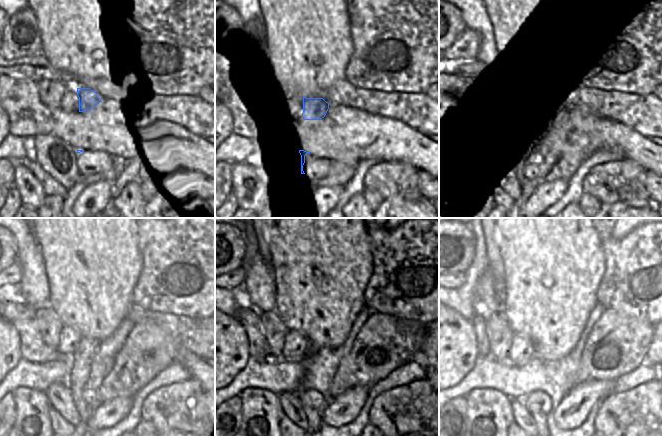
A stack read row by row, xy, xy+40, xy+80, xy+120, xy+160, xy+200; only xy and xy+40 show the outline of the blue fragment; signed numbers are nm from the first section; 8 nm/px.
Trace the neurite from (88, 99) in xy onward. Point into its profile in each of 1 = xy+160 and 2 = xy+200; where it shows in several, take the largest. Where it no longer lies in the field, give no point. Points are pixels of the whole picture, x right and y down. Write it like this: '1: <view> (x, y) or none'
1: xy+160 (313, 416)
2: xy+200 (540, 419)

